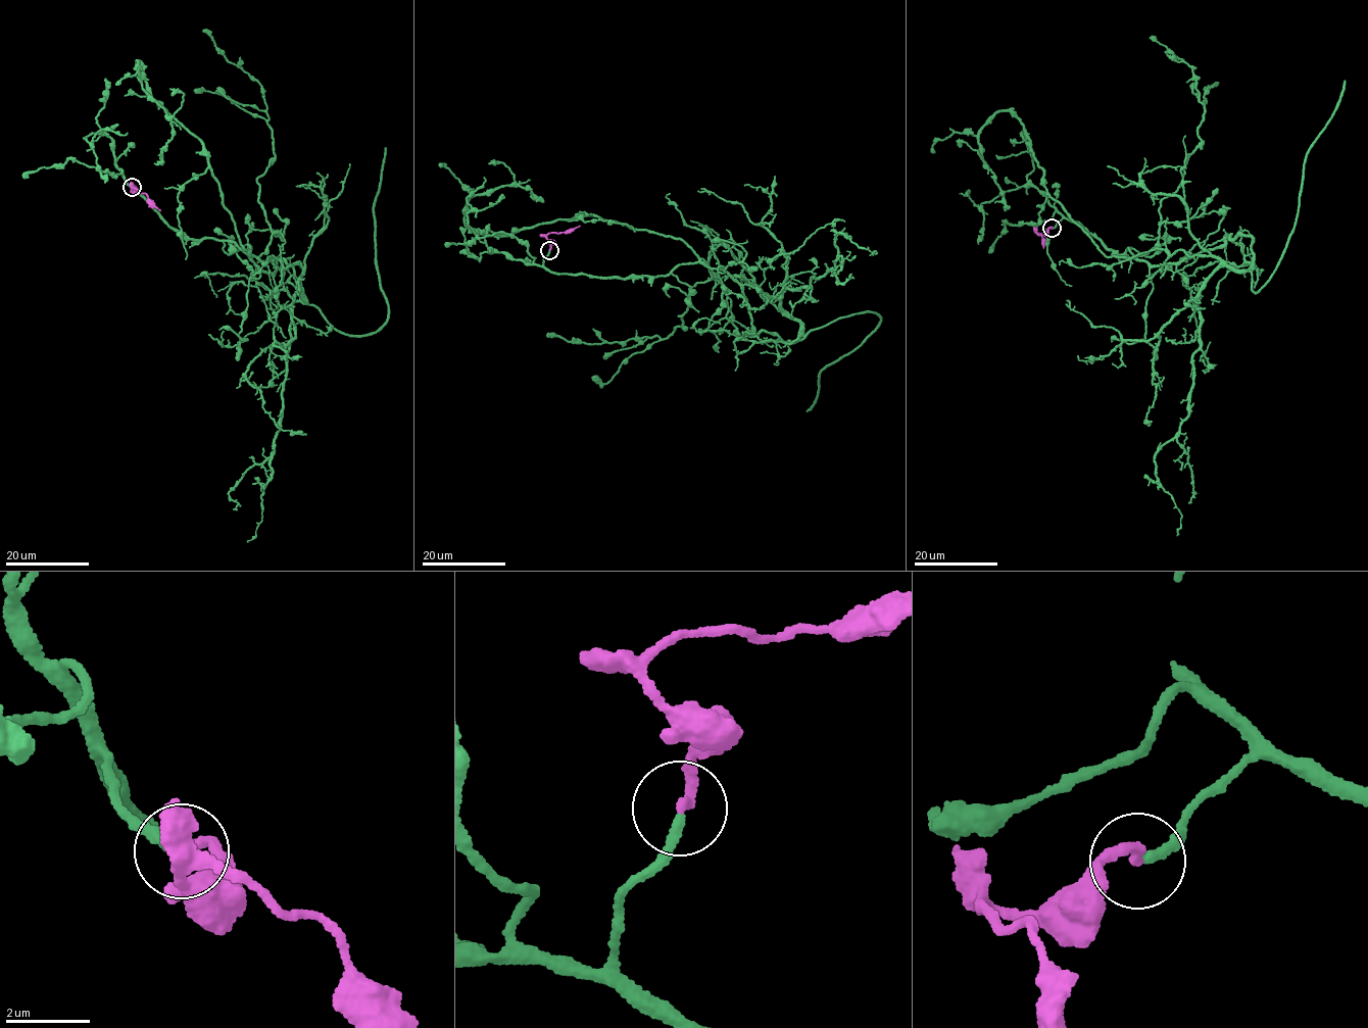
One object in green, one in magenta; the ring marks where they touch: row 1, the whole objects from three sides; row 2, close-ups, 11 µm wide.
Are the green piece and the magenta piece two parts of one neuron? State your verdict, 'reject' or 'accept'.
accept

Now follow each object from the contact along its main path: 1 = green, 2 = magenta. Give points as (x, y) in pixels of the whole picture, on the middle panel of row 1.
1: (549, 250), (543, 265), (563, 274), (725, 271), (763, 340), (876, 313), (864, 341), (821, 369), (808, 411)
2: (549, 250), (546, 236), (551, 232), (570, 232), (579, 226)

